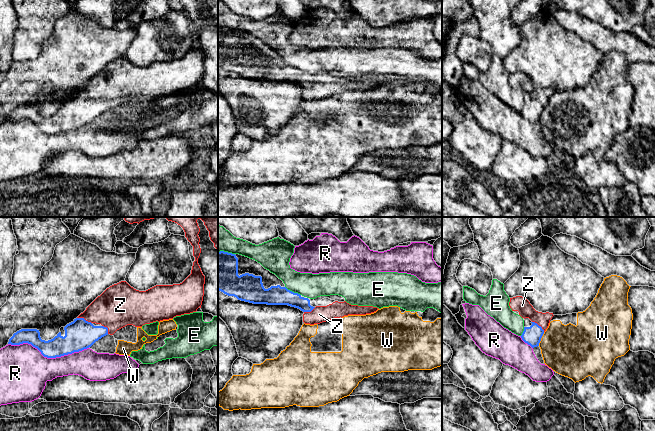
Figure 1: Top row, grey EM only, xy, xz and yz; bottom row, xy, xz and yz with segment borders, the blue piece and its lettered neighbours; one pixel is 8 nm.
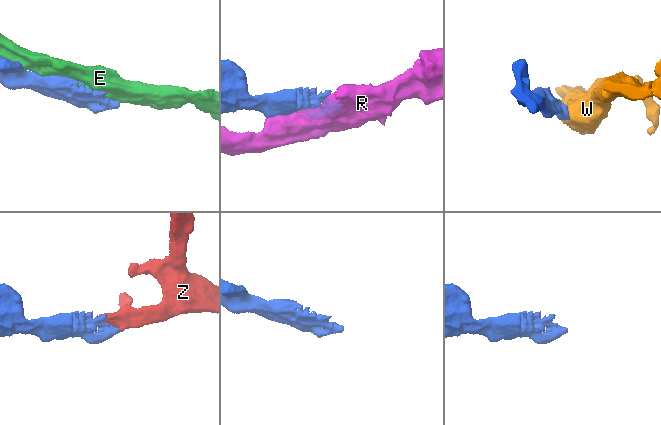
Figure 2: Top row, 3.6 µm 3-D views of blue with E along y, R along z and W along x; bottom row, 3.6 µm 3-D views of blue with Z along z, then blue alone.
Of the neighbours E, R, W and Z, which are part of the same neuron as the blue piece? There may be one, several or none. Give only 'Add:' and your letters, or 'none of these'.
Add: Z

